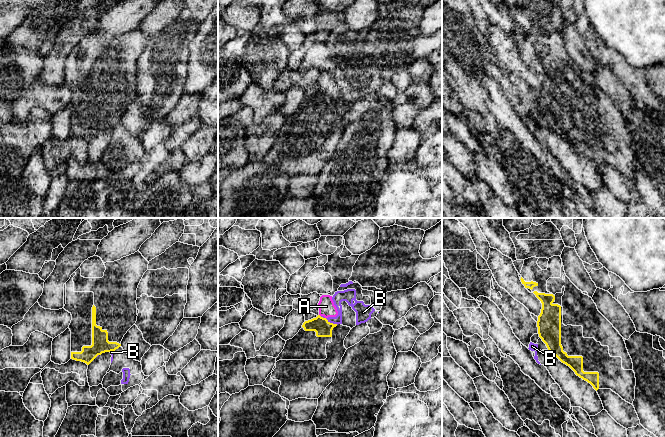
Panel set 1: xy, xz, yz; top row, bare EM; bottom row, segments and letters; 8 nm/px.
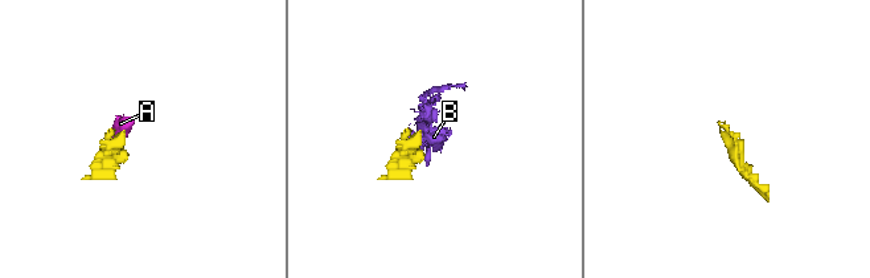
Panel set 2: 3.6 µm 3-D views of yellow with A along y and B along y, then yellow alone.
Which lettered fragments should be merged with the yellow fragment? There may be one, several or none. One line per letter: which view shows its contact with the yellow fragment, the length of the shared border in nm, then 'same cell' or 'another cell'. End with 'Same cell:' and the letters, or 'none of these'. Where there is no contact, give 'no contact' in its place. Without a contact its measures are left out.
A: no contact | another cell
B: xz | 160 nm | same cell
Same cell: B

